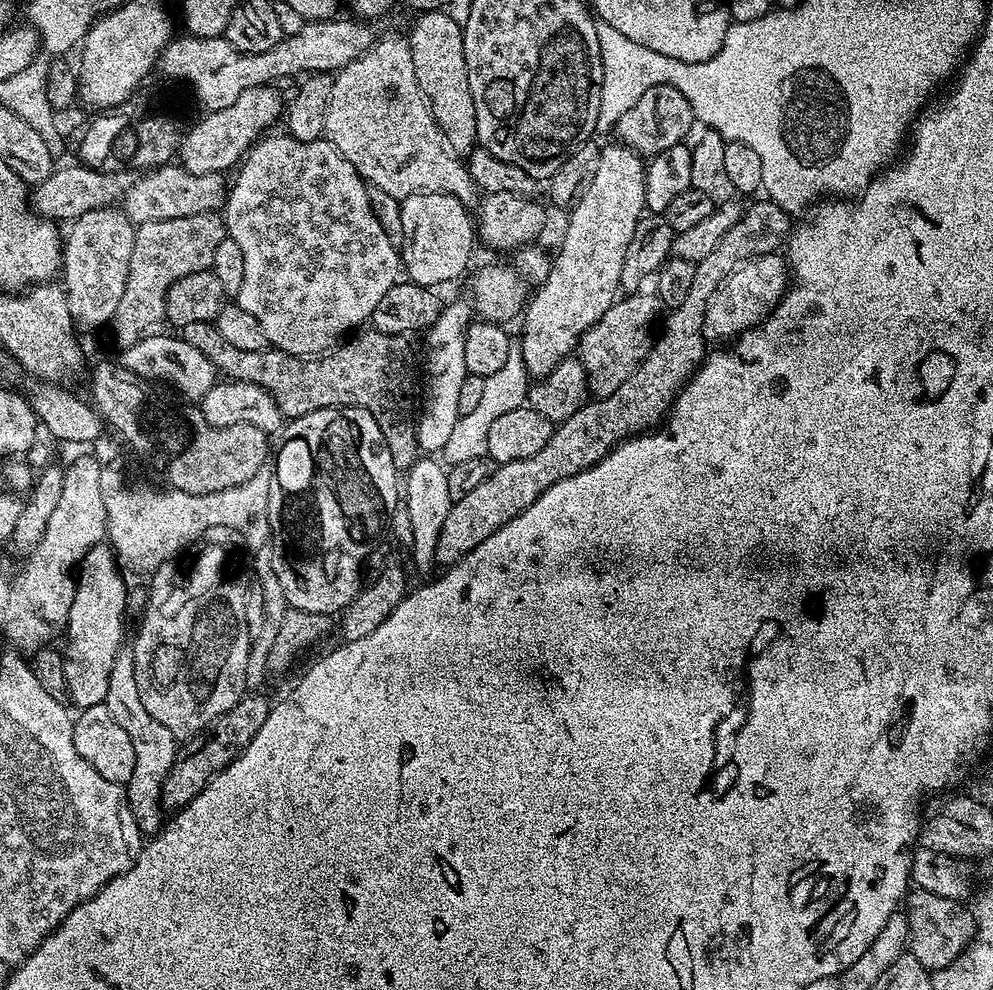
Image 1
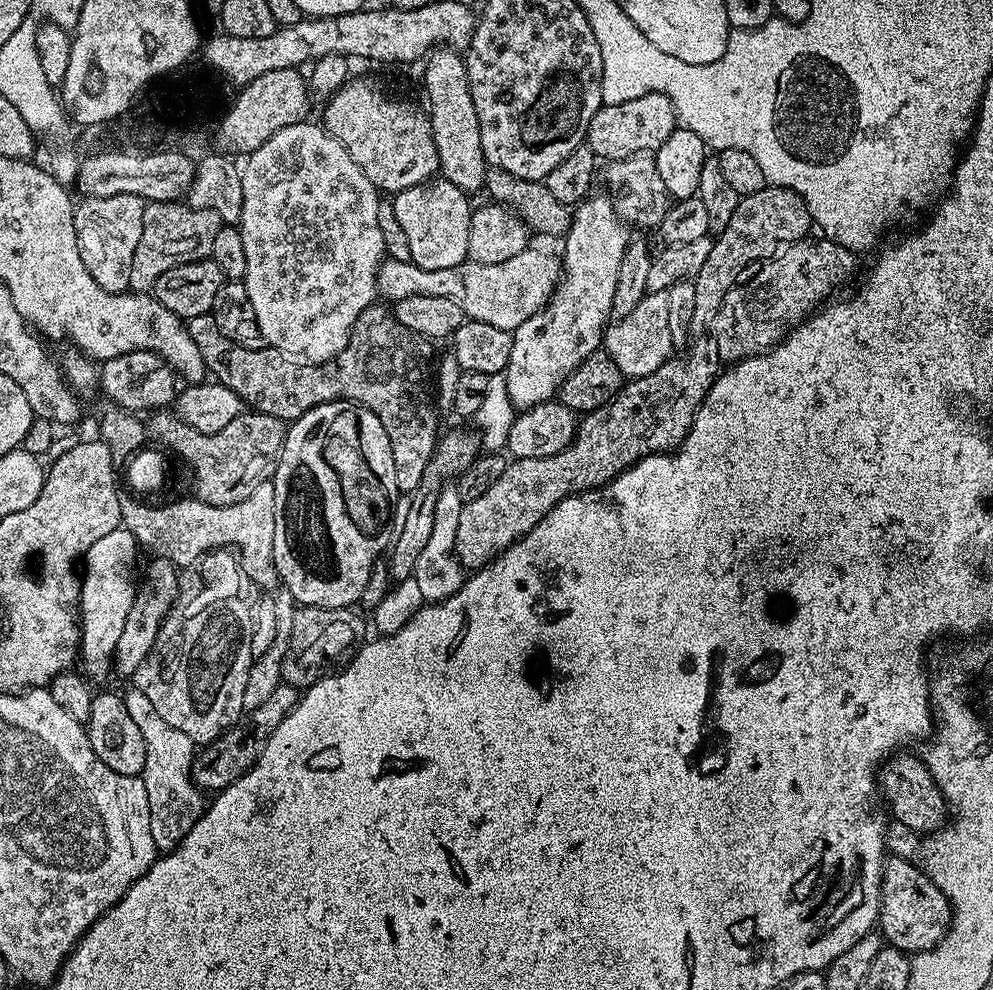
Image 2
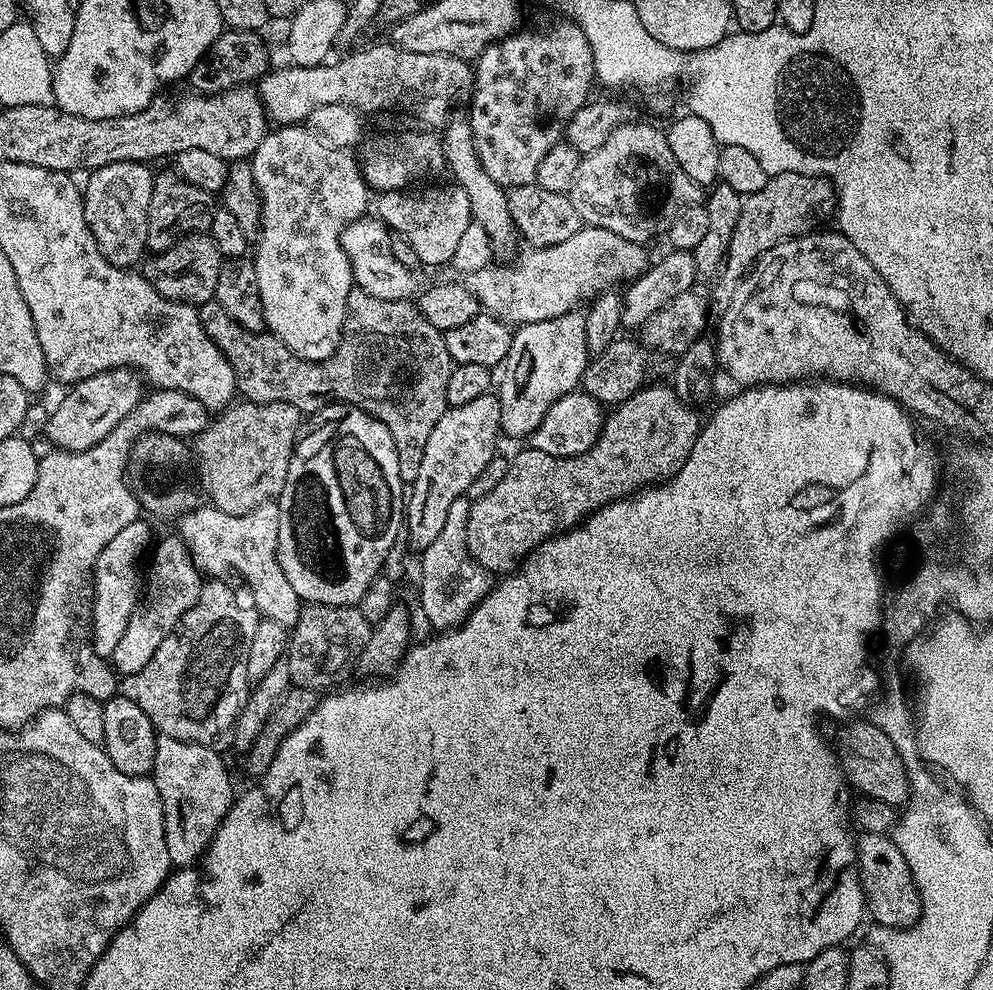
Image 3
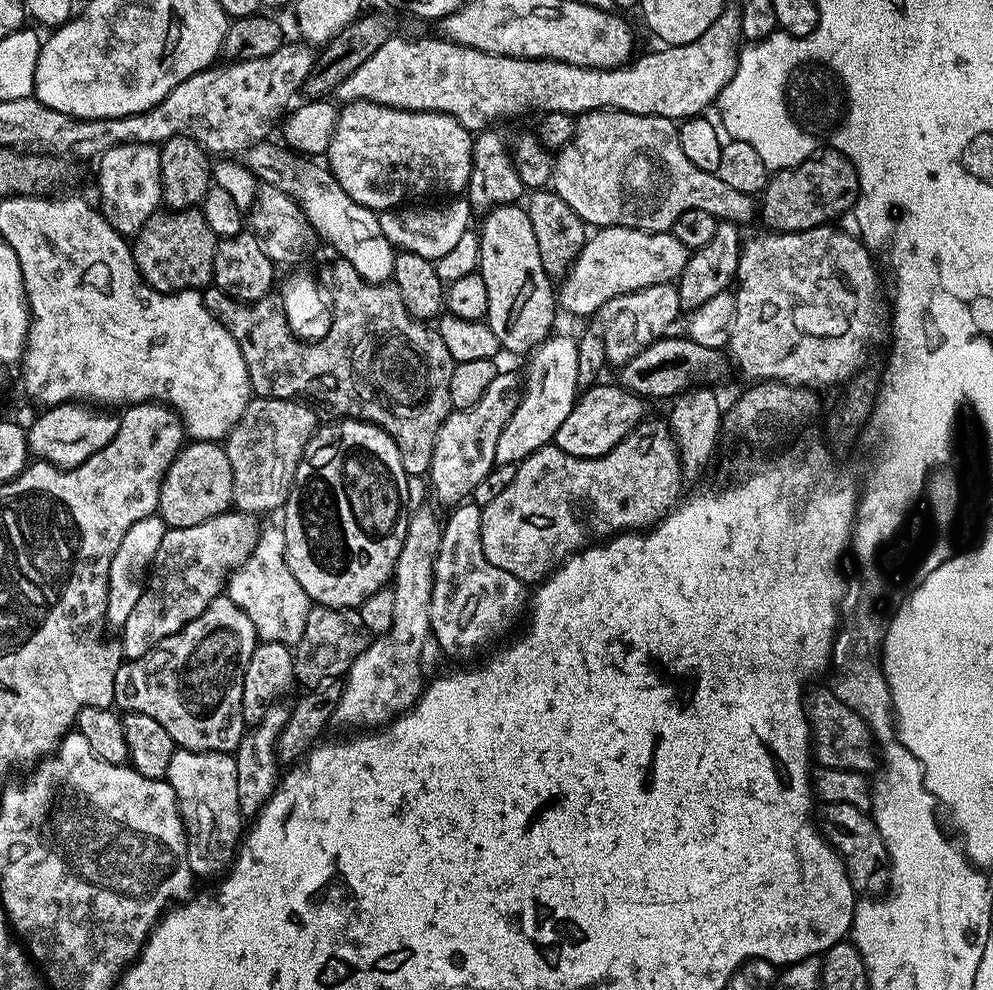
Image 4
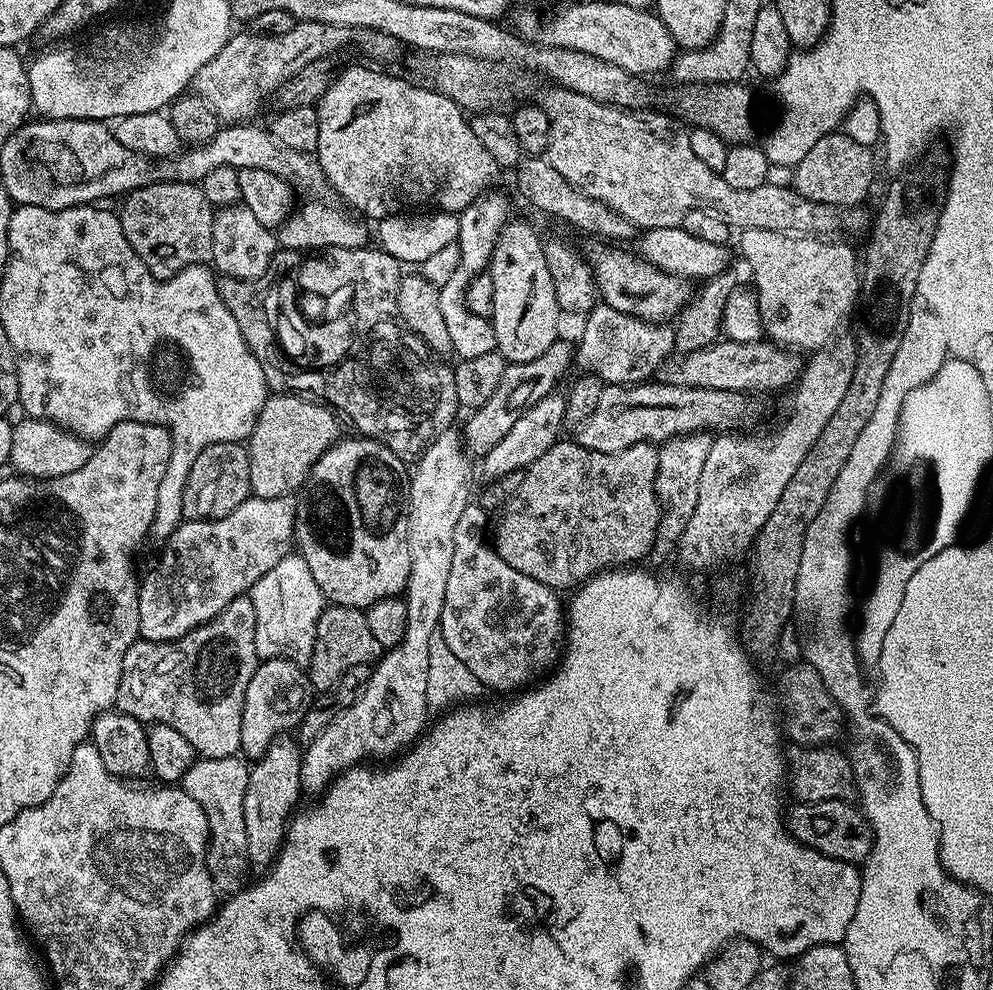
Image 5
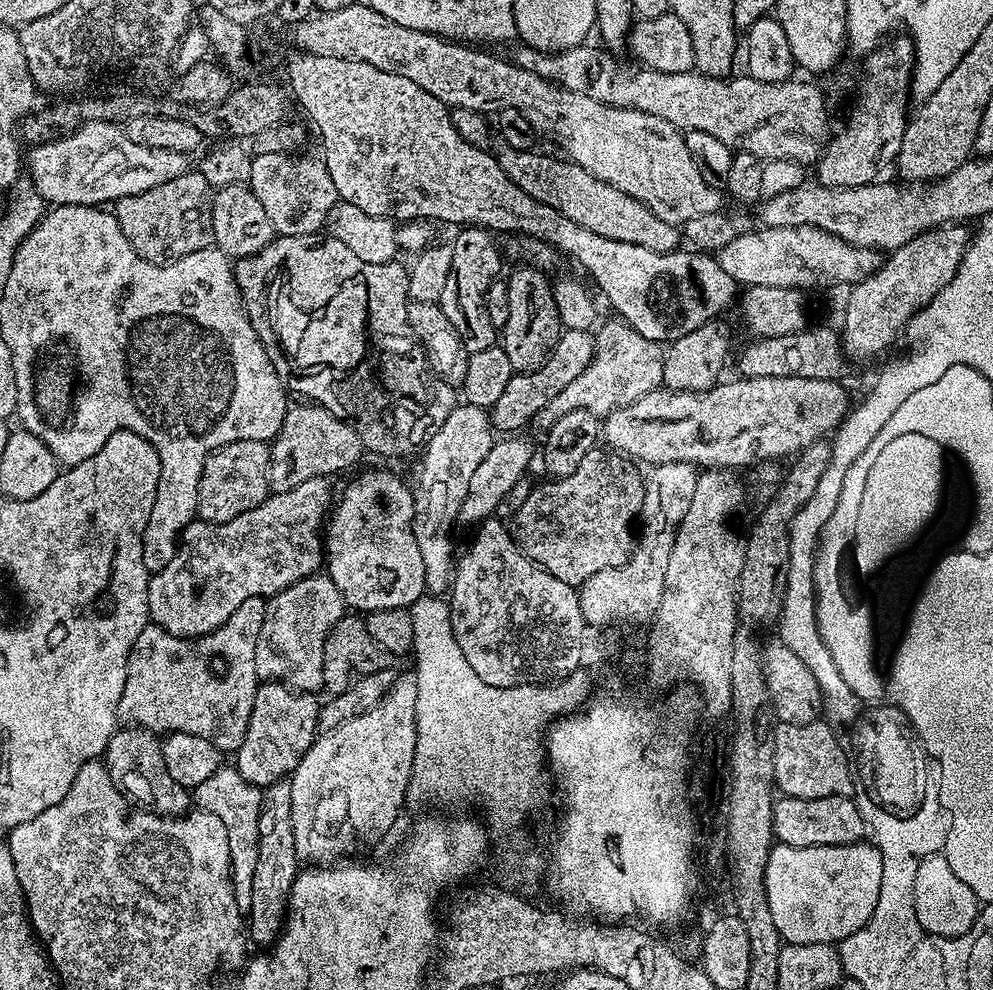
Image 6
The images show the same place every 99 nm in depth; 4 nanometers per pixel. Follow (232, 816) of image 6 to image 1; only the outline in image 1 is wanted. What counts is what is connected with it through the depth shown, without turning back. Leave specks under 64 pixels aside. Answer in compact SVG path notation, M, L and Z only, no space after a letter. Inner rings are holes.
M120 654L117 656L113 670L110 673L110 686L107 687L106 698L103 703L110 710L114 722L118 722L122 726L122 730L126 730L126 734L130 734L130 742L134 742L134 754L136 755L134 758L134 774L128 779L126 785L128 805L134 814L134 822L138 822L141 833L145 837L151 838L160 831L166 820L166 815L164 816L165 809L162 807L160 785L164 783L170 766L177 758L178 738L174 734L170 734L170 730L166 730L166 726L162 726L162 722L150 718L146 706L142 706L142 698L138 694L138 678L134 678L131 655Z

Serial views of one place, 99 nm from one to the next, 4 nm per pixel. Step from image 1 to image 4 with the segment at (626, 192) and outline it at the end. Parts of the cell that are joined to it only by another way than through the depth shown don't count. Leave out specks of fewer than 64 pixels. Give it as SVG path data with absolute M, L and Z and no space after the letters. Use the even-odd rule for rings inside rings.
M553 334L527 353L526 360L528 380L526 376L521 398L516 403L514 414L510 414L510 422L506 422L506 430L498 434L497 465L519 464L530 454L534 454L534 450L553 443L558 434L558 426L566 422L566 414L570 414L581 391L578 382L578 346L573 337Z

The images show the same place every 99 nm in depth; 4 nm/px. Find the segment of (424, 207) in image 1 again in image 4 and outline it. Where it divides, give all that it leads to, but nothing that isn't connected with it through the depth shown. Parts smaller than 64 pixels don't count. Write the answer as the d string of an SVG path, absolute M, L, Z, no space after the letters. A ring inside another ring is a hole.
M452 198L447 202L436 202L433 208L412 208L416 206L397 206L379 213L382 234L392 243L393 248L401 252L418 254L422 258L435 262L442 258L470 231L468 224L474 217L474 209L467 199Z

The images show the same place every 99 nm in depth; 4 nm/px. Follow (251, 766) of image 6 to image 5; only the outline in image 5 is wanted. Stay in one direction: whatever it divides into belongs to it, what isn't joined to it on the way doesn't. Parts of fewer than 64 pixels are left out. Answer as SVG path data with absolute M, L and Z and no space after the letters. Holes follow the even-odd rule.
M279 658L260 660L250 678L250 686L246 686L246 698L242 702L240 752L248 758L264 756L274 738L295 729L309 710L308 692L308 673L301 665Z

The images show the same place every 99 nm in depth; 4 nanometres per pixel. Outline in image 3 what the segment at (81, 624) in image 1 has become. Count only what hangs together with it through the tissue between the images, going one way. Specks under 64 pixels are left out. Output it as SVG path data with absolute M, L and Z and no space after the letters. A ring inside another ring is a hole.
M138 518L113 537L95 563L95 598L92 600L92 645L99 656L110 658L119 639L124 636L133 610L142 596L144 576L140 568L153 543L152 530L144 518Z

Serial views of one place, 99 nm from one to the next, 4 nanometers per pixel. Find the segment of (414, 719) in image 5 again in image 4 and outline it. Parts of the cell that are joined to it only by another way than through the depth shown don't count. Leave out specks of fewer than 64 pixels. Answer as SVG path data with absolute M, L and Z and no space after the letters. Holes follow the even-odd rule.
M420 508L411 513L406 530L406 538L402 542L402 550L398 554L398 562L394 573L394 626L386 634L375 637L366 651L350 666L346 679L340 690L340 701L336 707L335 723L349 724L352 730L376 730L387 725L389 721L408 711L416 699L420 697L426 683L426 676L420 673L420 663L424 660L424 647L430 644L432 622L430 620L430 602L434 590L434 562L438 554L438 546L444 533L443 523L428 508Z

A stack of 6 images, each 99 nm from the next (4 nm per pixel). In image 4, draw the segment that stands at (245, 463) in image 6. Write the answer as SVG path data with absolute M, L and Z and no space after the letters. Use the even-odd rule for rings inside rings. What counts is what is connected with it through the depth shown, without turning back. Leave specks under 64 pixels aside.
M210 440L188 442L166 470L158 513L169 528L195 526L229 511L233 507L233 494L234 474L225 449Z

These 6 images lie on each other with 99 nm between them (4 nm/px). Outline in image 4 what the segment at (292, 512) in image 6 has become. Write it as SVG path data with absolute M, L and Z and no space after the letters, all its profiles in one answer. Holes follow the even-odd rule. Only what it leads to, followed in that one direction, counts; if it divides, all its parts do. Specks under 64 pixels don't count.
M229 510L195 526L169 528L165 532L149 571L145 591L120 630L121 655L127 661L144 657L158 642L180 632L209 608L211 602L227 587L229 575L245 564L252 553L260 533L258 522L255 515Z

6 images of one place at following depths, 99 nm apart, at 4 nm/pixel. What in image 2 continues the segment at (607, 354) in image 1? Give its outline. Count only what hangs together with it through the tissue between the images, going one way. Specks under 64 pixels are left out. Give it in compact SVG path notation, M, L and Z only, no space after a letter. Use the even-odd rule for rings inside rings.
M649 292L630 310L630 314L613 319L605 327L602 337L603 351L618 366L621 377L635 378L654 374L673 355L674 345L668 329L668 293Z

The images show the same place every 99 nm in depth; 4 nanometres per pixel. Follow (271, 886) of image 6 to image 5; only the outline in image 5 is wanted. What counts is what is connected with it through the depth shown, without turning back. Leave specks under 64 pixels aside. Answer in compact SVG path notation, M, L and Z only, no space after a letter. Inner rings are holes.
M291 735L274 738L264 756L255 757L248 769L246 798L242 798L242 819L246 821L246 850L248 863L257 873L268 871L280 855L284 836L288 833L288 822L301 803L300 758L302 748Z

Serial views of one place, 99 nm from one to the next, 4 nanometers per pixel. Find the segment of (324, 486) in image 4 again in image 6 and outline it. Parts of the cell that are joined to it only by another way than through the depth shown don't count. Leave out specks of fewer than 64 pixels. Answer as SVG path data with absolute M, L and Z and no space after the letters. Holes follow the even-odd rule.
M372 468L369 472L358 473L345 486L344 493L341 496L339 493L339 498L341 504L336 504L327 517L322 543L326 575L334 582L334 586L338 586L345 605L360 614L374 610L410 609L415 600L426 592L422 554L412 533L416 501L413 489L409 485L407 488L394 473L384 468Z

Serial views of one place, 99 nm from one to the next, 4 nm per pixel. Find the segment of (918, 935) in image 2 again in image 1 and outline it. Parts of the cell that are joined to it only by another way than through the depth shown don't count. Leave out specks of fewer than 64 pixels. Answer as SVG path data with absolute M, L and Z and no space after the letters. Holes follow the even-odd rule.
M921 890L909 891L906 897L906 919L908 922L907 951L929 973L940 972L947 964L953 964L972 945L976 933L976 918L971 907L959 900L938 898Z

